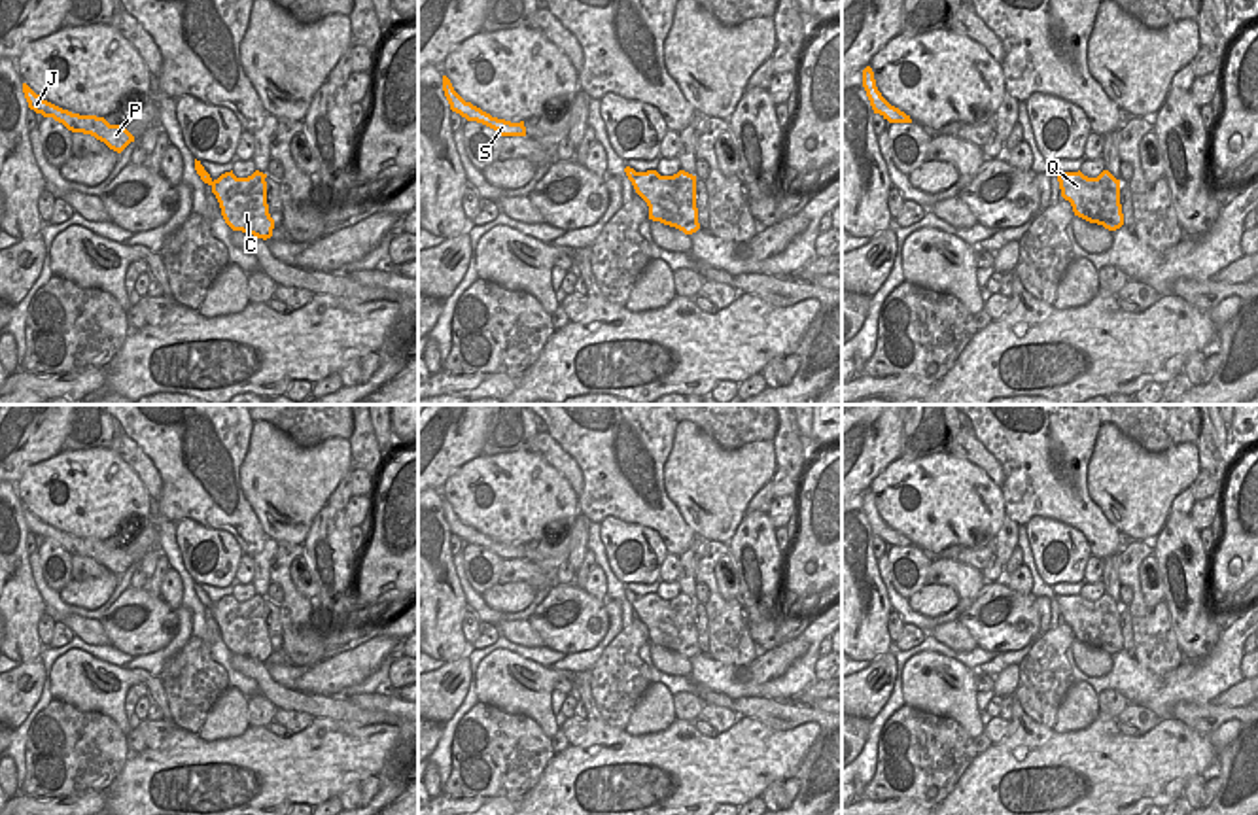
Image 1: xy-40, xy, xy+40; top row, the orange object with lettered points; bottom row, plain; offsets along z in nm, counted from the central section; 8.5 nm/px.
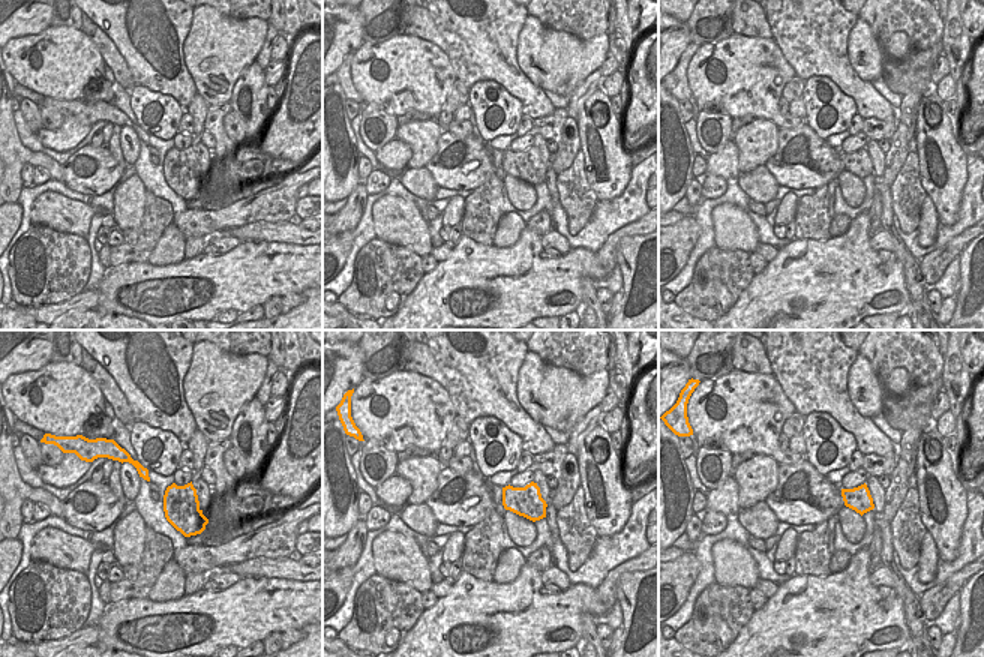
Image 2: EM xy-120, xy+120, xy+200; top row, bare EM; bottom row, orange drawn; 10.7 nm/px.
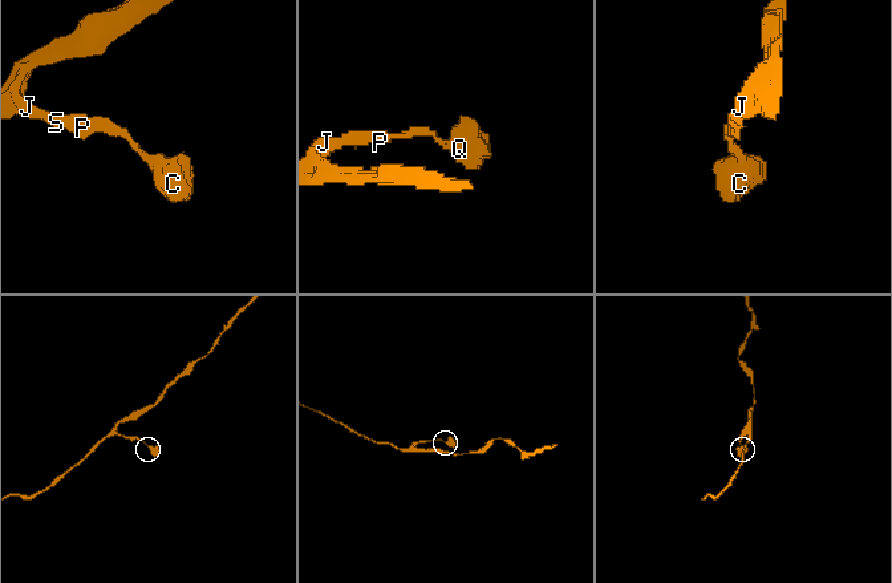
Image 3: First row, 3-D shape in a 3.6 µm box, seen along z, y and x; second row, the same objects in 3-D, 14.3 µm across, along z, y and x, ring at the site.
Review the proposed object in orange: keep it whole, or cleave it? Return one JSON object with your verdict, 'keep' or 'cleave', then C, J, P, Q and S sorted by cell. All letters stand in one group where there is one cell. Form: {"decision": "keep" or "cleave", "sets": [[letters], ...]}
{"decision": "keep", "sets": [["C", "J", "P", "Q", "S"]]}

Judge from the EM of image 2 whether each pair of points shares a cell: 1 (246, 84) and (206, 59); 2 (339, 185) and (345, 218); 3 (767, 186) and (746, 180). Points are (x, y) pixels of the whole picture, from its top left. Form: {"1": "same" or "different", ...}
{"1": "different", "2": "different", "3": "same"}

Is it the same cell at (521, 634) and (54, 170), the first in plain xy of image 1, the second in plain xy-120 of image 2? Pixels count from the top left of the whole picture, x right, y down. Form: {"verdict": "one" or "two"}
{"verdict": "one"}

